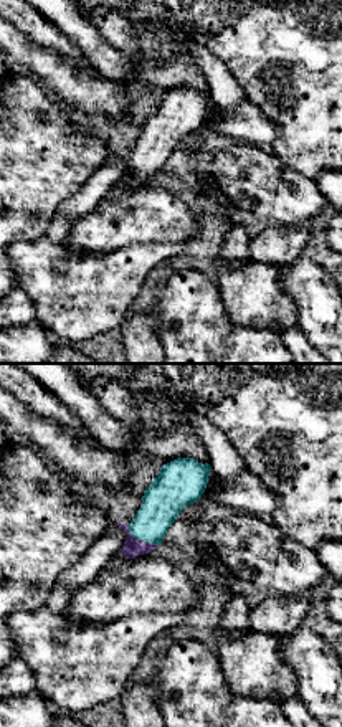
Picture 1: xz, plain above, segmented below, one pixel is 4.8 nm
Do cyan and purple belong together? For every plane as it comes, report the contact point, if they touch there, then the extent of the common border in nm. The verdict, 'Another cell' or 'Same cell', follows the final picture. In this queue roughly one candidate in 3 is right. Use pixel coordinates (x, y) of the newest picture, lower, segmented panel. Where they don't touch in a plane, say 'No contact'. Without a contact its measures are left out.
Touches cyan at (139, 539). Shared border 180 nm

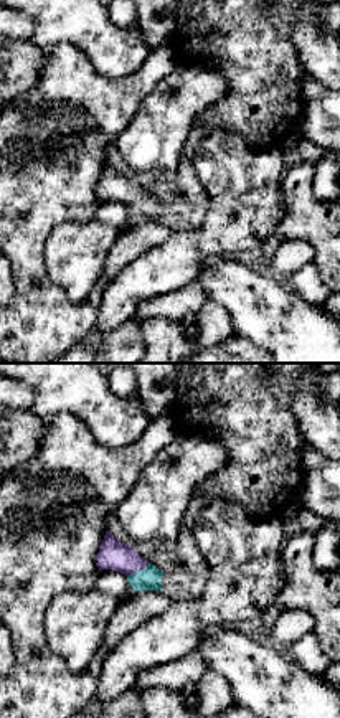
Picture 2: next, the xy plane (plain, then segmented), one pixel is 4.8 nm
Touches cyan at (137, 571). Shared border 130 nm

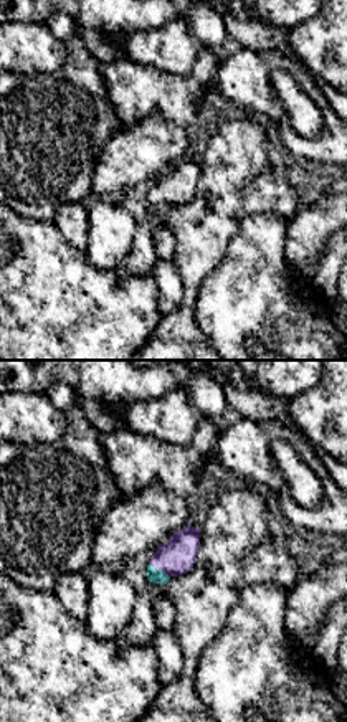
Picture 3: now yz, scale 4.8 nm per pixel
Touches cyan at (157, 569). Shared border 120 nm

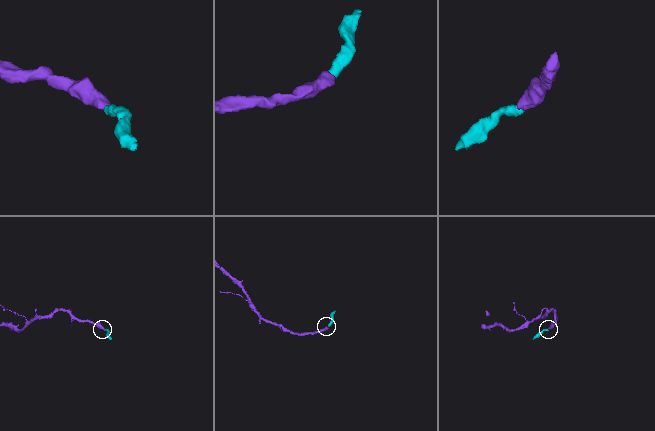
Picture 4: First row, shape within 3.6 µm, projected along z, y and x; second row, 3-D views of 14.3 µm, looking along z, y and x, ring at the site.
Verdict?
Same cell

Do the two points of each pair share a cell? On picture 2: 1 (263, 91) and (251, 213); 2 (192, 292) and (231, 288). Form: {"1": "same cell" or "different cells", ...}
{"1": "different cells", "2": "different cells"}

